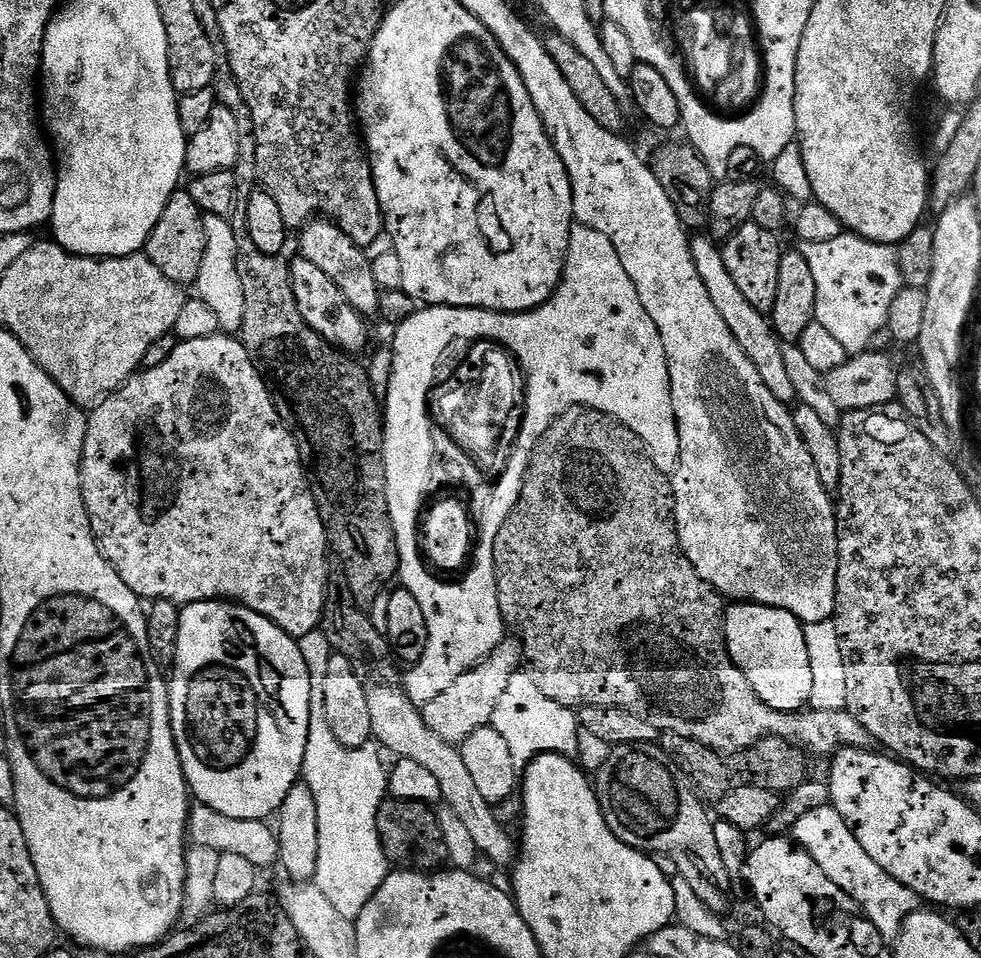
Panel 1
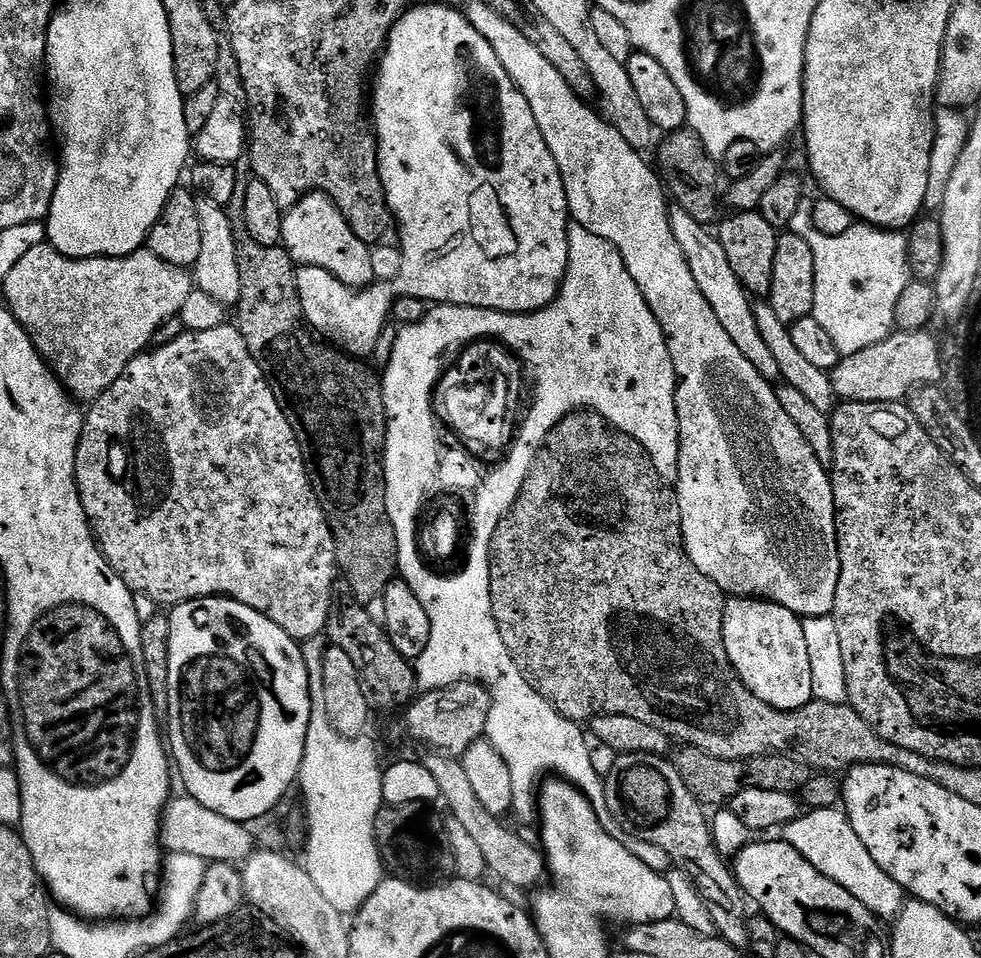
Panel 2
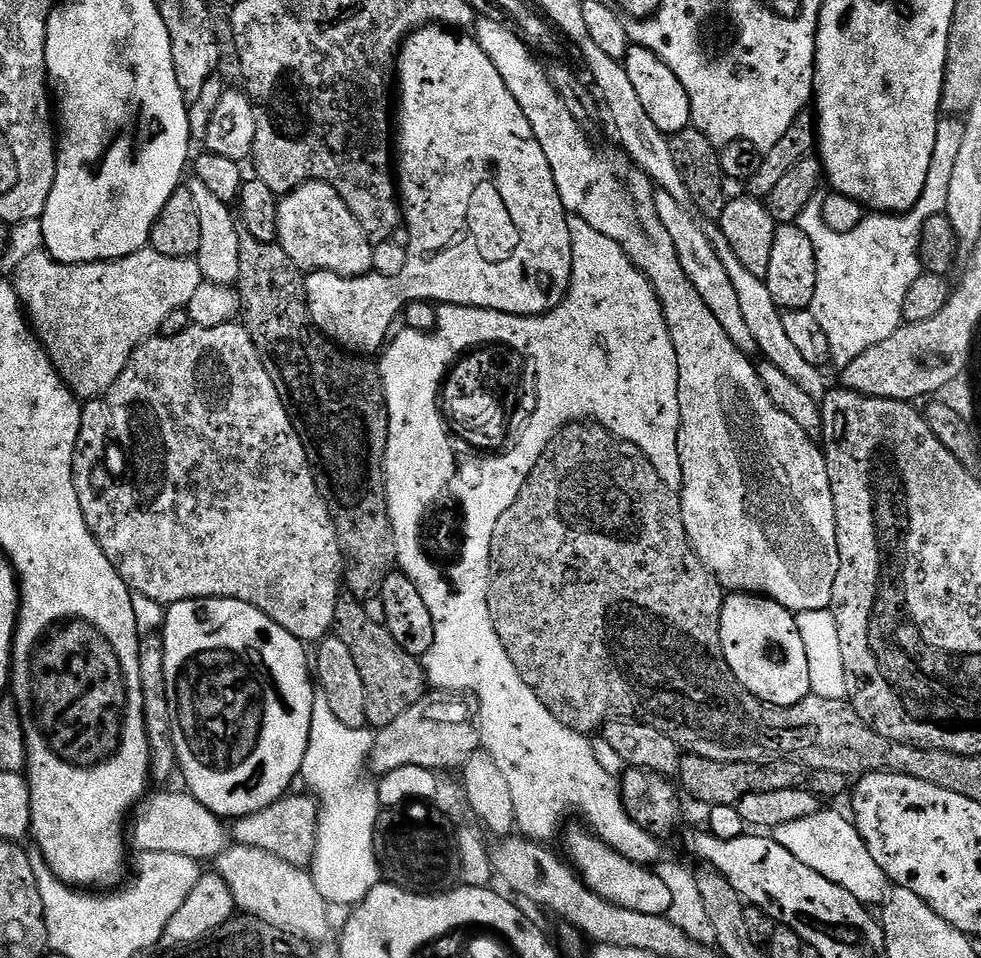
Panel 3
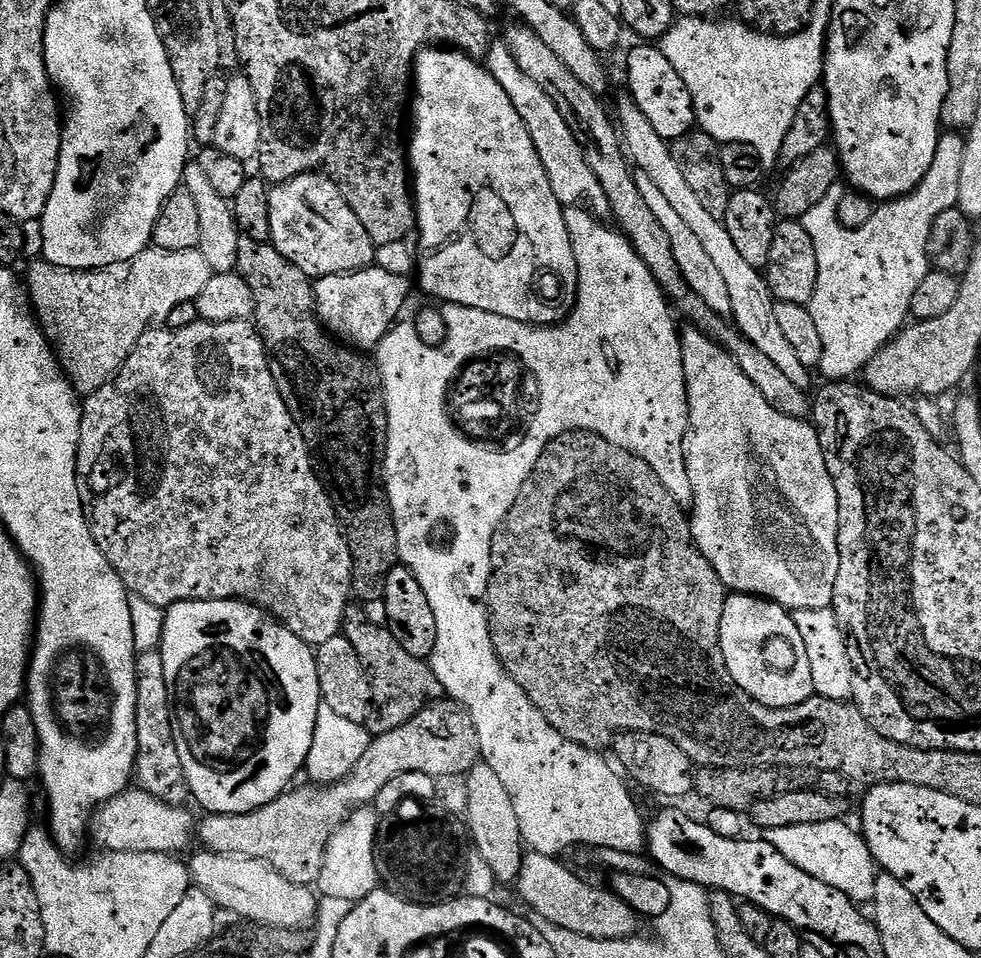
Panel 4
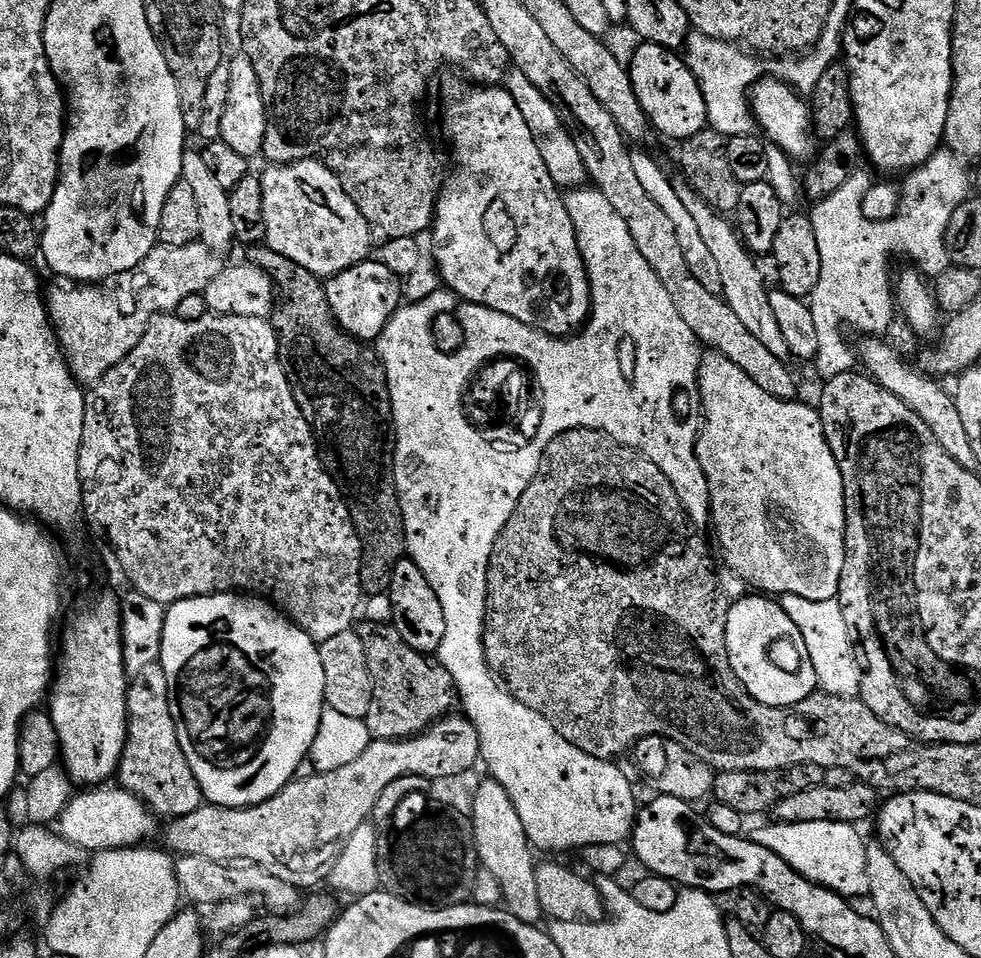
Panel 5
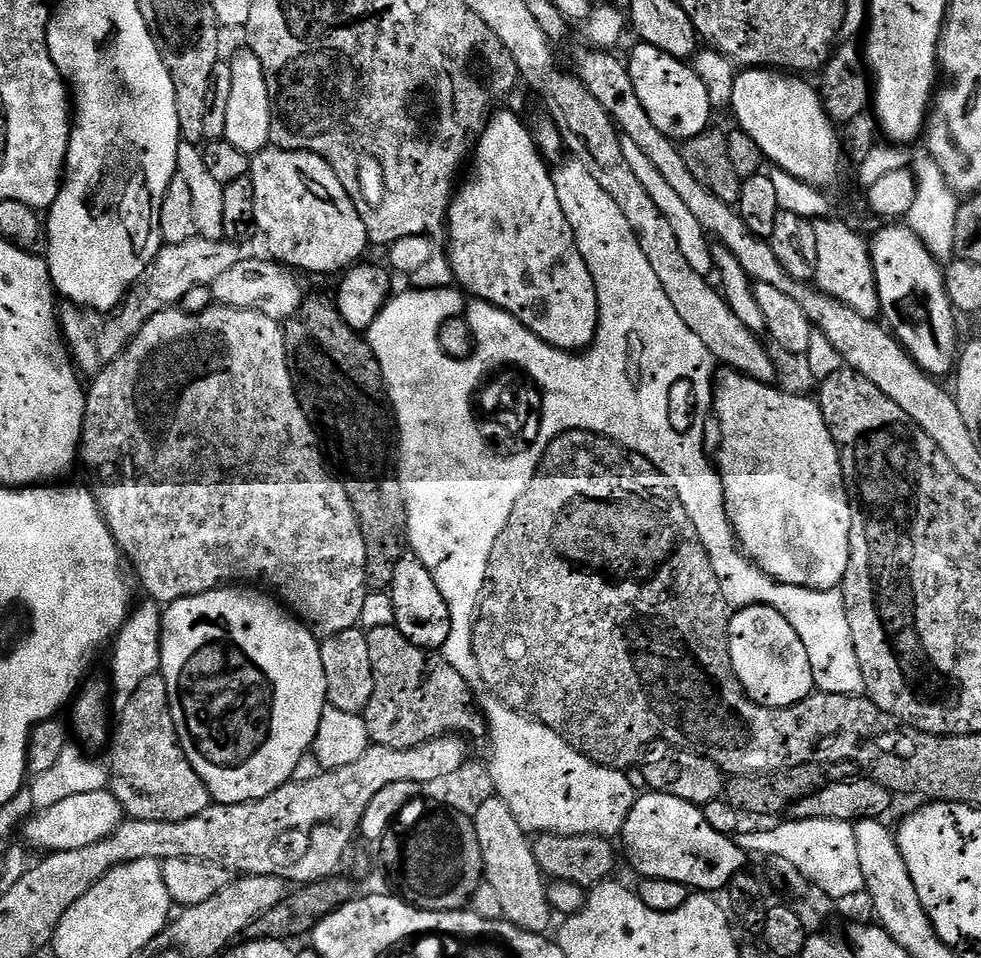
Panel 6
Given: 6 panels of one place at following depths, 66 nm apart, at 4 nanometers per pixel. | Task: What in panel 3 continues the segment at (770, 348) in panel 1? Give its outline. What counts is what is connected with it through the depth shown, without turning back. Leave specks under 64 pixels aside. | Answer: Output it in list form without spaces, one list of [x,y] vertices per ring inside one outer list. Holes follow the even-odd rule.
[[[657,191],[654,199],[658,218],[662,222],[662,226],[666,226],[666,234],[670,234],[670,238],[674,241],[678,262],[682,266],[682,270],[686,270],[686,278],[690,278],[690,286],[694,286],[694,290],[698,290],[702,302],[706,302],[706,306],[710,306],[710,314],[714,314],[714,318],[718,318],[718,322],[722,322],[722,330],[726,330],[730,342],[734,342],[734,346],[738,346],[738,350],[742,350],[750,358],[755,357],[757,355],[756,343],[746,326],[746,318],[742,315],[742,309],[738,303],[738,293],[734,291],[734,282],[730,282],[730,274],[726,274],[726,266],[722,266],[722,262],[718,258],[714,246],[708,241],[703,227],[699,223],[696,225],[695,220],[686,212],[688,210],[685,205],[670,198],[670,194]]]

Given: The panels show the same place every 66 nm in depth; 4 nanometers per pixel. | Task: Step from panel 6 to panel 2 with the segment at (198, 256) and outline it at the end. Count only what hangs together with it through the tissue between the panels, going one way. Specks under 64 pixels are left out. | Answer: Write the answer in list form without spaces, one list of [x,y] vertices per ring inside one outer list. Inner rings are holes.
[[[45,242],[34,246],[34,250],[29,250],[20,259],[18,266],[14,266],[14,270],[10,270],[10,275],[6,277],[6,282],[2,286],[2,292],[4,292],[2,300],[14,314],[16,321],[28,331],[28,336],[34,342],[38,354],[47,362],[48,368],[60,381],[60,385],[68,391],[69,396],[77,402],[91,402],[97,400],[102,394],[106,394],[106,390],[110,390],[110,386],[114,386],[114,382],[118,382],[122,370],[126,370],[129,362],[152,344],[154,330],[161,328],[171,316],[179,316],[182,306],[186,303],[186,298],[190,298],[192,291],[194,291],[194,280],[185,269],[170,266],[166,262],[162,262],[162,258],[158,258],[158,254],[147,250],[132,252],[129,256],[95,256],[85,260],[71,260],[69,256],[62,255],[57,248],[53,248],[51,244]]]

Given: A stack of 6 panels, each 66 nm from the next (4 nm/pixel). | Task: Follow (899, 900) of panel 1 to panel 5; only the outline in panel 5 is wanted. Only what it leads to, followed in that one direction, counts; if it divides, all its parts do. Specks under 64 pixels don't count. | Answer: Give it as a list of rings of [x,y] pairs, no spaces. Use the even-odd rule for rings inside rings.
[[[771,822],[765,828],[751,829],[750,838],[782,858],[795,872],[802,874],[811,884],[817,884],[845,898],[869,895],[866,874],[868,844],[860,837],[861,829],[838,822],[798,822],[781,824]]]

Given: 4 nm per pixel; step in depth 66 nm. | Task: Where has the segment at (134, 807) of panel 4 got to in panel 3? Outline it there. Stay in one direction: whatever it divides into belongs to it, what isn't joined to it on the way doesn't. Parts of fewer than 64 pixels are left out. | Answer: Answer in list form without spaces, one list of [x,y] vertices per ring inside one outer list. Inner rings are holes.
[[[187,791],[154,792],[140,801],[130,824],[130,844],[136,847],[137,853],[186,854],[186,858],[197,862],[212,862],[227,851],[230,832],[221,817],[202,806],[202,802],[198,802]]]

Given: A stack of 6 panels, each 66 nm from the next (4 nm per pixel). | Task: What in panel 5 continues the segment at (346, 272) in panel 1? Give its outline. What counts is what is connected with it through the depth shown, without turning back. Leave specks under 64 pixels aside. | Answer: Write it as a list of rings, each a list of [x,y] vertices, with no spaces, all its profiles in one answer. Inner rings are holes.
[[[320,161],[272,164],[262,172],[260,181],[264,191],[264,239],[270,250],[321,278],[342,274],[373,255],[374,241],[366,218],[362,218],[342,182]]]

